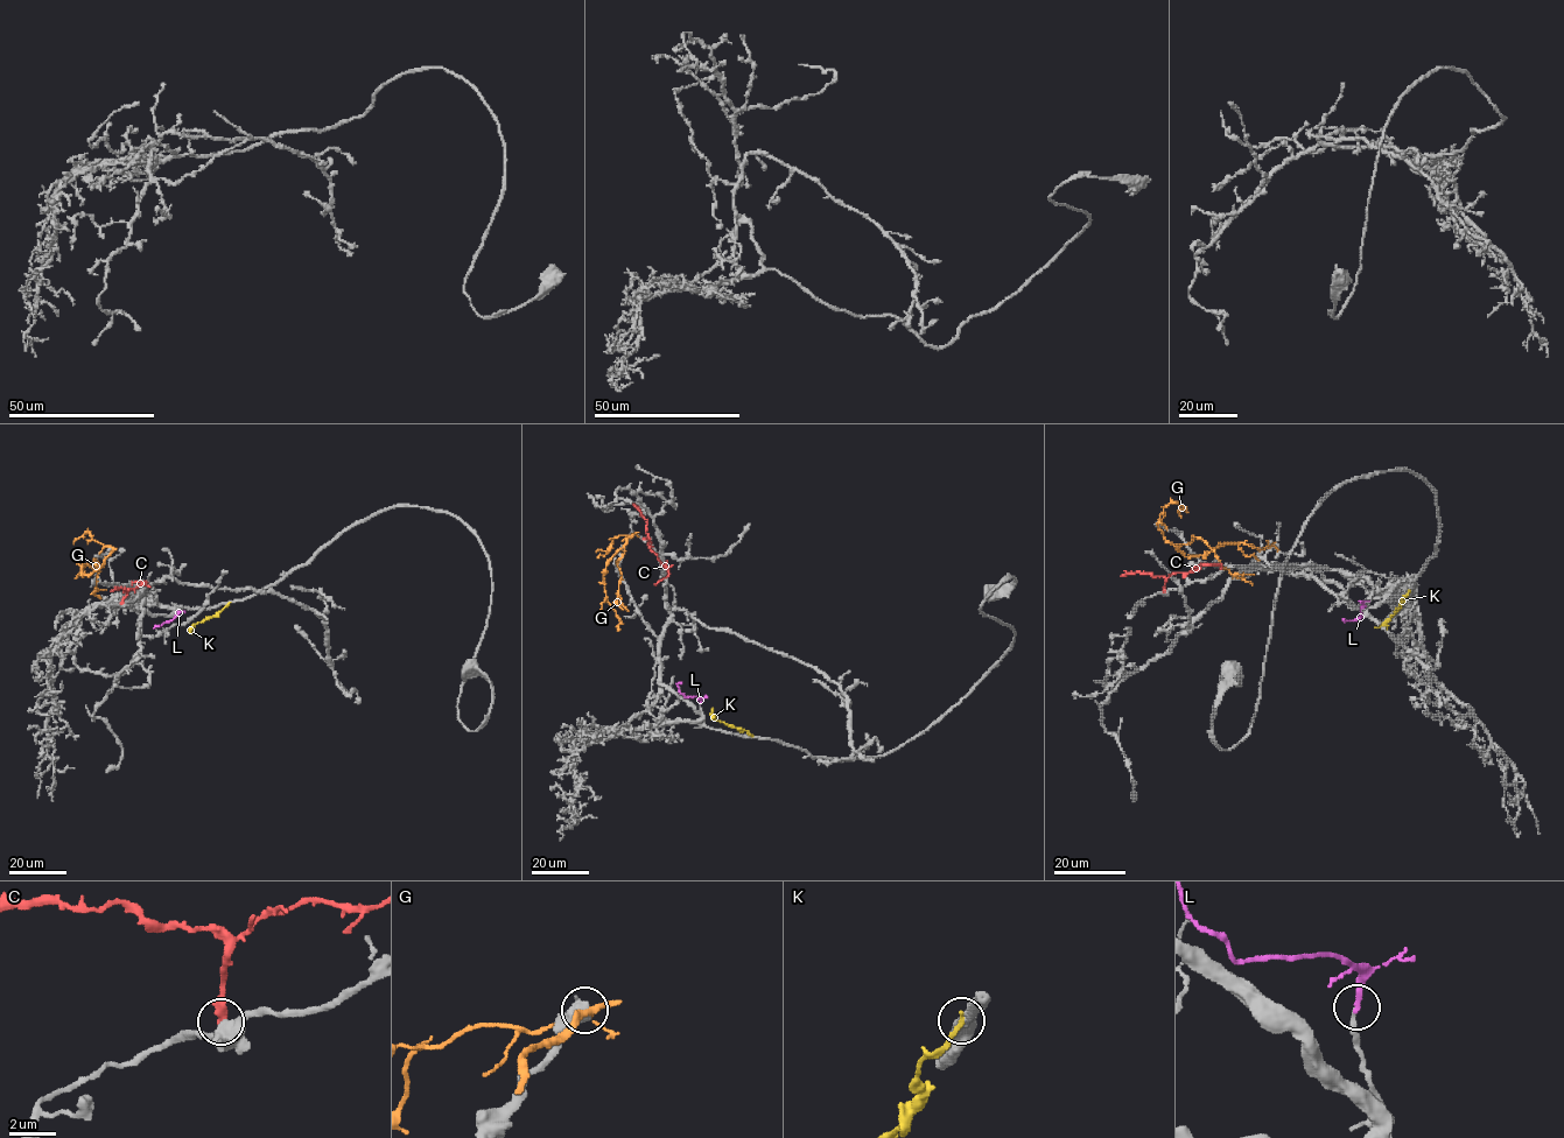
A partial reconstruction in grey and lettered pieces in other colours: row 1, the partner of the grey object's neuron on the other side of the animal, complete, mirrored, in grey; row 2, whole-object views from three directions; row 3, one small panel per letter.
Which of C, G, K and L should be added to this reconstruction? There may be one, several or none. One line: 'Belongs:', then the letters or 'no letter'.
Belongs: no letter

